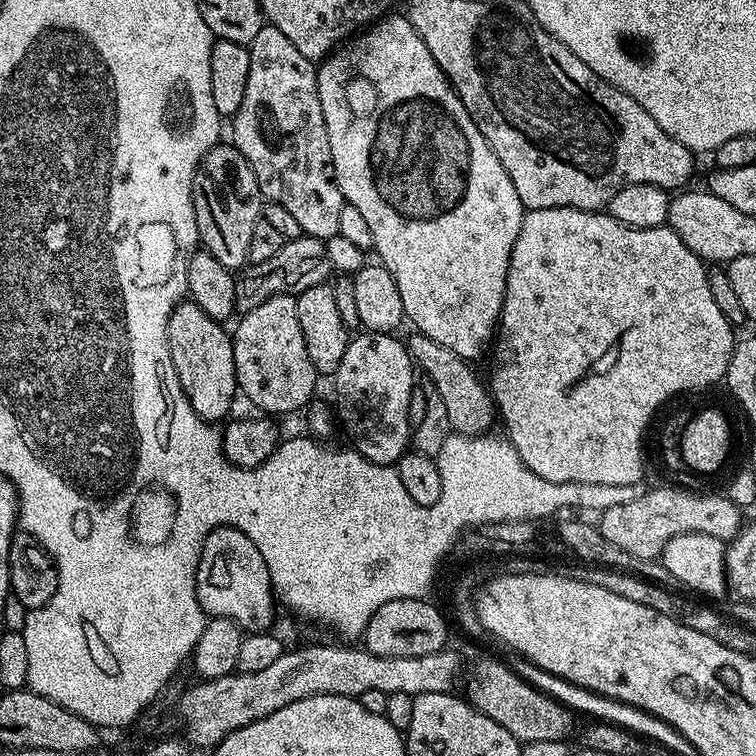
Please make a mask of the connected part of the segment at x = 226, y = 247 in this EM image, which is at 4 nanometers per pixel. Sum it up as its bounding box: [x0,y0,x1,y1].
[192,143,262,270]

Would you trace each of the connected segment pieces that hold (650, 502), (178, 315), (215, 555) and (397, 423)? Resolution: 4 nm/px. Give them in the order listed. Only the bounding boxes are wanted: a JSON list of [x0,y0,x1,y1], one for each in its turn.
[[598,486,742,560],[168,302,238,422],[196,528,278,633],[334,330,414,466]]

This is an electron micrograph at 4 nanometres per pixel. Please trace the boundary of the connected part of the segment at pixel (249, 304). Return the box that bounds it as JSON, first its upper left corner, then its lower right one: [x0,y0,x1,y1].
[234,235,333,314]

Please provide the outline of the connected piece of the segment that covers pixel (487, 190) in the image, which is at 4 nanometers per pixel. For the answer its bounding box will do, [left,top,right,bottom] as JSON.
[316,14,526,362]

